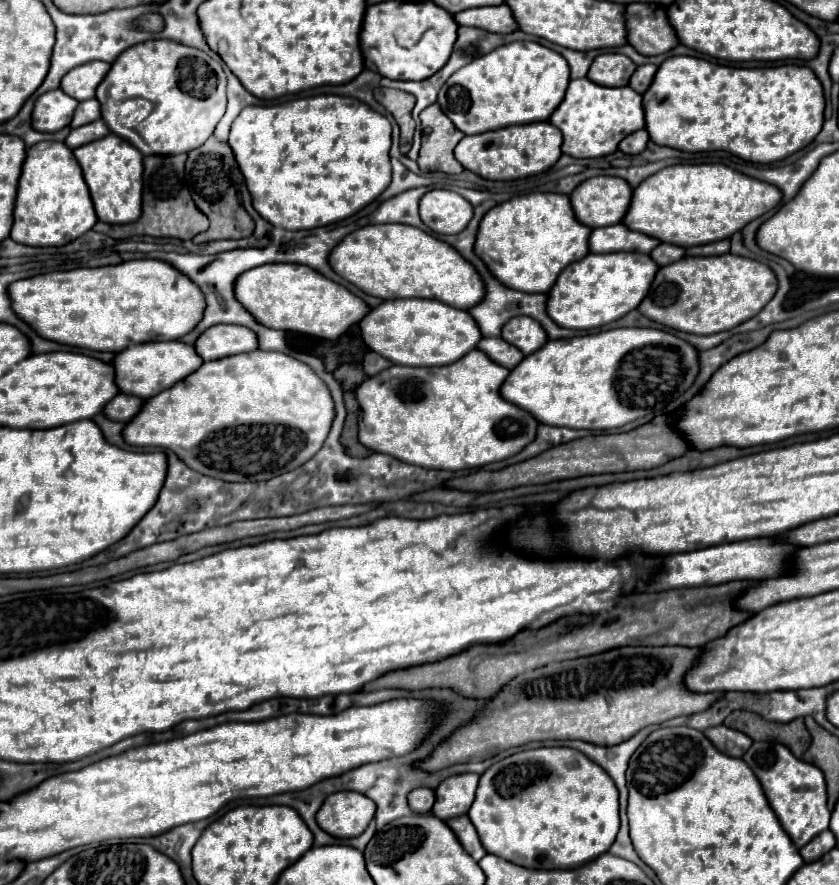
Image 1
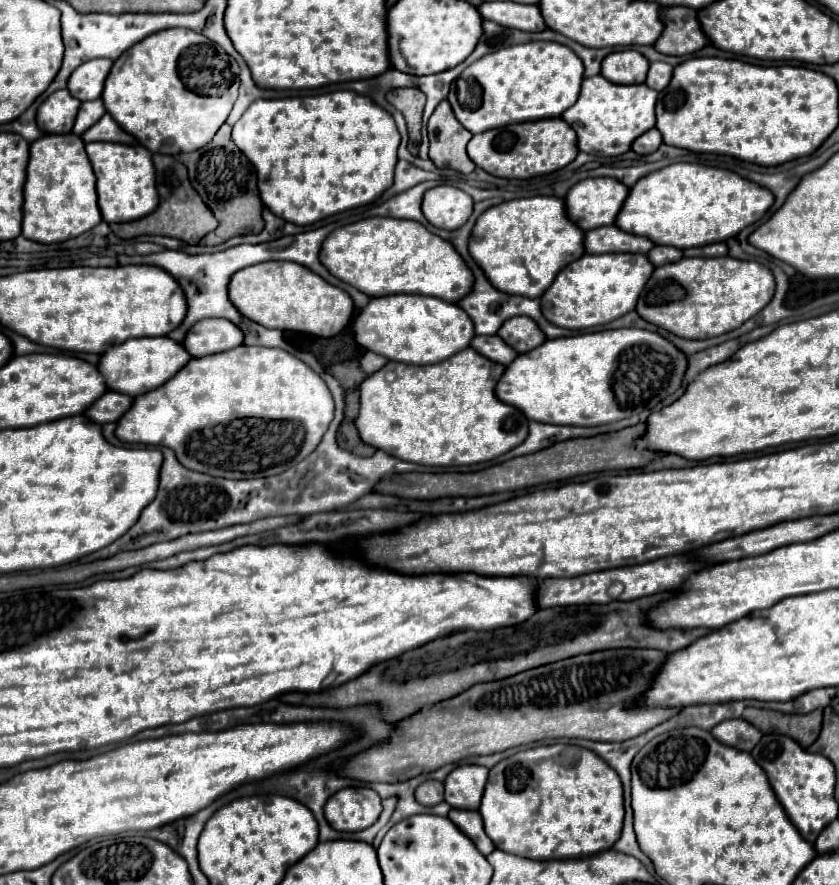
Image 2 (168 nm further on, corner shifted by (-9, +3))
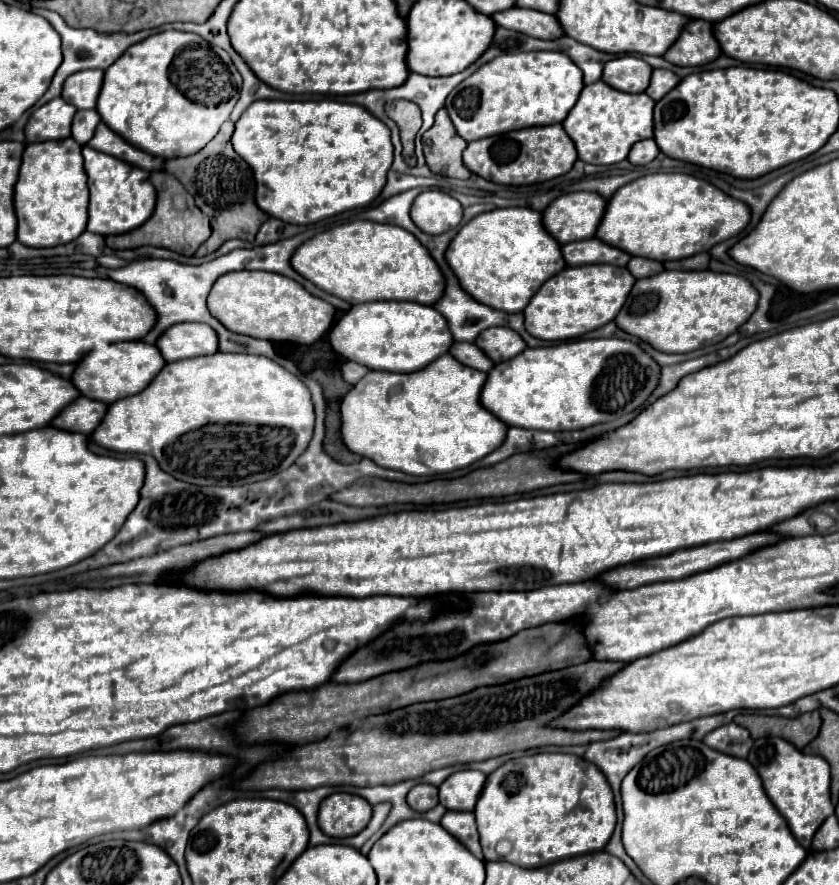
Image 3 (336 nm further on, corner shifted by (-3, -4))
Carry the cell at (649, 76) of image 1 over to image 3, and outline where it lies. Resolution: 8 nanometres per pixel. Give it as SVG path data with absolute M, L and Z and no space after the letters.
M653 70L651 84L645 90L653 100L661 100L671 88L679 84L679 76L675 76L671 70Z

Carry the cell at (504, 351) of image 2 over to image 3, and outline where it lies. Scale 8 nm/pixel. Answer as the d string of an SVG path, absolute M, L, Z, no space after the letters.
M453 342L449 348L449 354L461 364L475 368L479 372L489 372L493 366L493 362L483 352L479 352L479 348L475 348L473 342Z

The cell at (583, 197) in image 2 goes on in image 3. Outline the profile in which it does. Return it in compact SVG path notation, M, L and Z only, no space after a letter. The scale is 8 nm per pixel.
M571 192L571 194L563 194L563 196L555 198L543 210L543 226L547 228L547 232L559 244L567 244L567 242L575 242L575 240L585 240L587 236L595 236L595 230L597 230L601 218L603 218L603 212L605 212L605 204L607 204L607 200L601 198L595 192Z

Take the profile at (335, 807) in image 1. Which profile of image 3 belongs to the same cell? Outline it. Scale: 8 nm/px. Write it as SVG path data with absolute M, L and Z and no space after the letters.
M335 792L319 808L319 828L333 838L359 834L371 820L371 804L355 794Z

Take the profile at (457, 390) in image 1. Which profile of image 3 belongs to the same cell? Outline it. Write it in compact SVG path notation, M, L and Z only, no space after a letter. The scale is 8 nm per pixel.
M451 354L439 356L427 368L411 374L395 372L367 372L341 404L341 436L345 446L359 456L373 460L375 464L391 470L399 470L413 476L435 476L465 468L479 458L491 454L501 446L507 434L507 426L483 410L479 404L479 392L487 380L487 374L459 364Z

